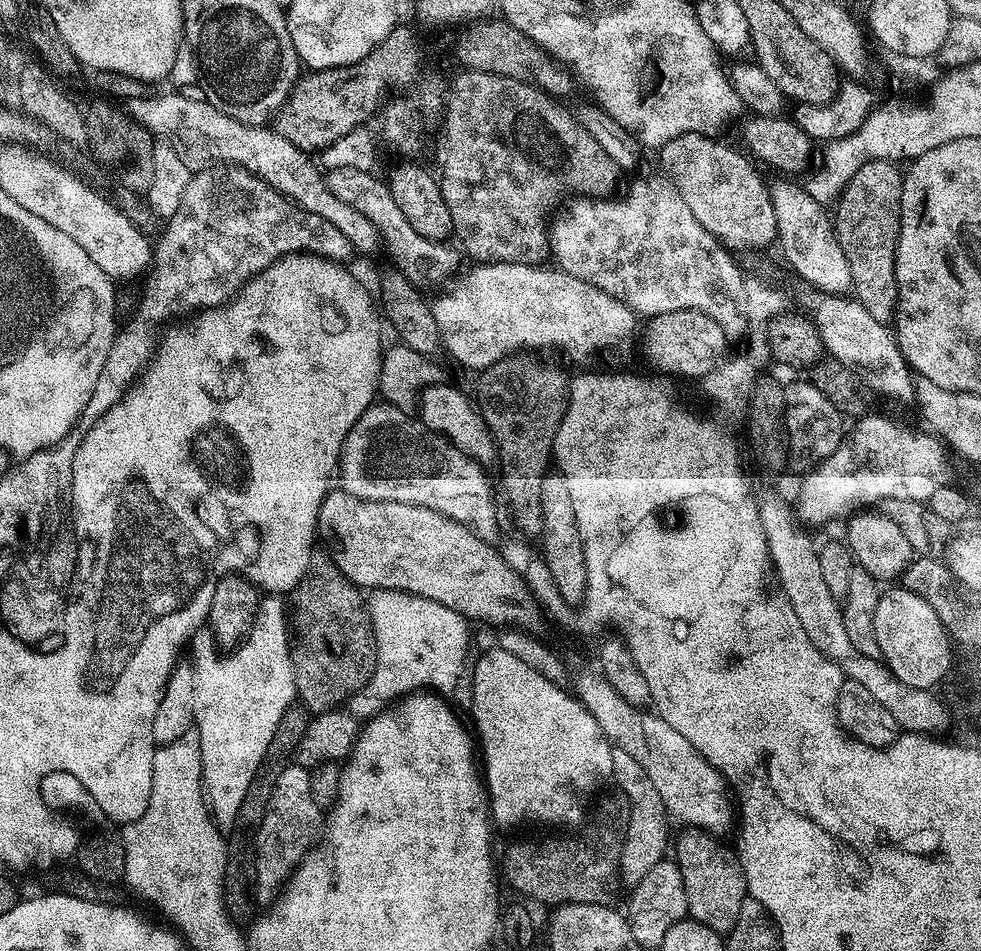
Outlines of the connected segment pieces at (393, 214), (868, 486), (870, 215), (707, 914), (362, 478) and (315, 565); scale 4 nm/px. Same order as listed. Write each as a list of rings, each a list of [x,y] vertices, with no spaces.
[[[330,168],[327,169],[323,177],[324,184],[338,198],[338,202],[346,202],[346,206],[354,206],[358,214],[370,218],[378,230],[381,241],[386,245],[386,252],[392,255],[396,262],[395,267],[403,272],[404,277],[412,285],[421,286],[428,284],[431,280],[436,280],[439,276],[446,276],[450,272],[457,271],[456,264],[452,261],[452,256],[447,252],[443,243],[424,238],[406,222],[402,216],[402,211],[398,210],[397,203],[394,202],[392,194],[388,189],[387,183],[380,180],[376,174],[366,170],[350,170],[349,168]]]
[[[865,414],[855,421],[856,424],[847,429],[846,435],[842,443],[838,446],[838,450],[834,450],[834,454],[830,454],[830,458],[826,458],[821,464],[815,465],[810,471],[803,475],[801,480],[804,480],[800,484],[800,512],[798,508],[798,516],[805,525],[818,524],[818,526],[824,526],[828,520],[840,520],[847,517],[849,514],[855,513],[857,510],[863,509],[865,506],[880,506],[883,500],[887,502],[895,502],[897,500],[918,500],[921,502],[927,502],[934,490],[945,487],[949,483],[948,480],[948,456],[950,452],[947,447],[931,431],[923,430],[924,432],[915,432],[912,428],[907,428],[904,424],[895,424],[888,416],[872,416],[873,414]]]
[[[875,160],[866,162],[854,178],[842,190],[840,199],[834,205],[834,231],[838,246],[842,246],[842,254],[850,266],[852,279],[851,295],[862,306],[866,306],[870,318],[874,322],[887,325],[893,319],[895,311],[896,283],[894,282],[894,254],[896,253],[896,229],[898,227],[898,209],[900,206],[900,182],[902,172],[891,160]]]
[[[695,826],[689,827],[680,837],[675,837],[675,867],[682,874],[682,882],[686,890],[688,916],[702,922],[702,926],[710,926],[710,930],[726,934],[734,926],[738,918],[738,910],[742,910],[742,902],[748,896],[748,884],[744,880],[744,869],[740,861],[728,848],[723,848],[712,837],[713,833]]]
[[[376,402],[360,415],[358,422],[354,422],[346,434],[344,447],[340,450],[338,484],[340,480],[339,487],[343,491],[363,500],[402,502],[429,508],[445,519],[461,524],[478,539],[496,542],[500,536],[500,512],[496,509],[492,484],[478,461],[448,443],[445,437],[430,431],[415,415],[390,404]]]
[[[316,554],[312,557],[312,564],[308,568],[303,578],[298,582],[298,586],[293,588],[290,593],[290,628],[294,633],[294,639],[291,641],[290,647],[292,650],[292,669],[296,672],[296,694],[299,703],[304,703],[303,707],[307,709],[309,713],[319,714],[321,712],[331,712],[339,709],[341,706],[347,705],[348,701],[360,692],[368,685],[370,678],[374,674],[376,669],[376,637],[372,635],[372,619],[368,617],[368,609],[366,607],[366,600],[363,596],[361,589],[357,588],[356,585],[351,584],[345,576],[340,573],[338,566],[332,563],[331,559],[324,554]]]

